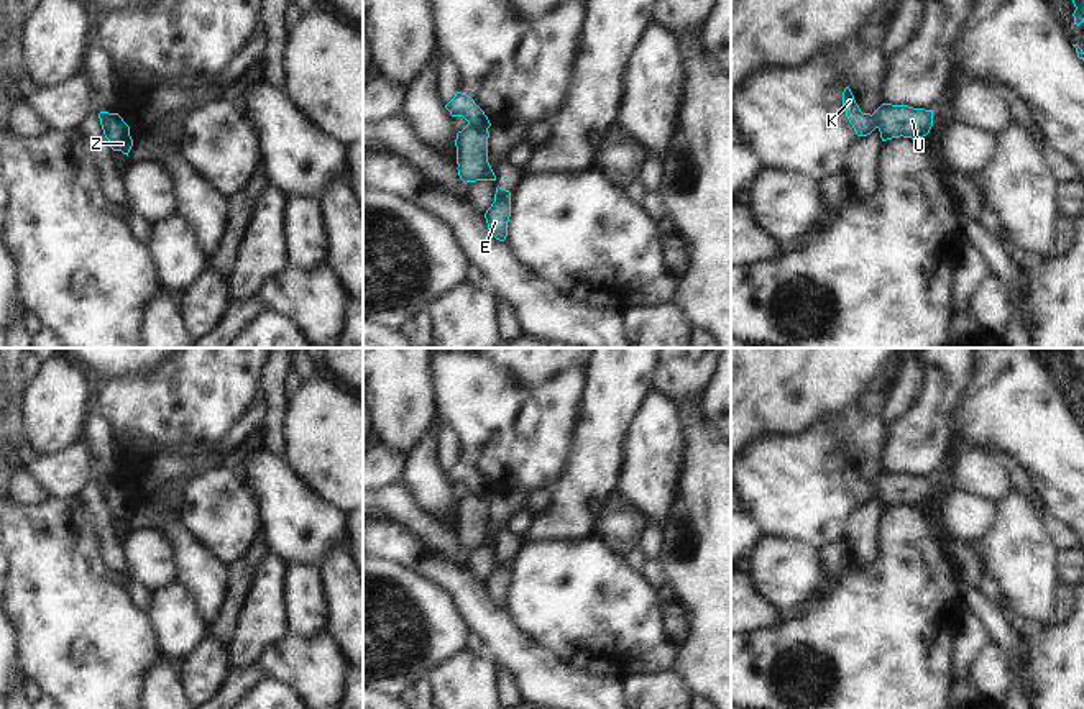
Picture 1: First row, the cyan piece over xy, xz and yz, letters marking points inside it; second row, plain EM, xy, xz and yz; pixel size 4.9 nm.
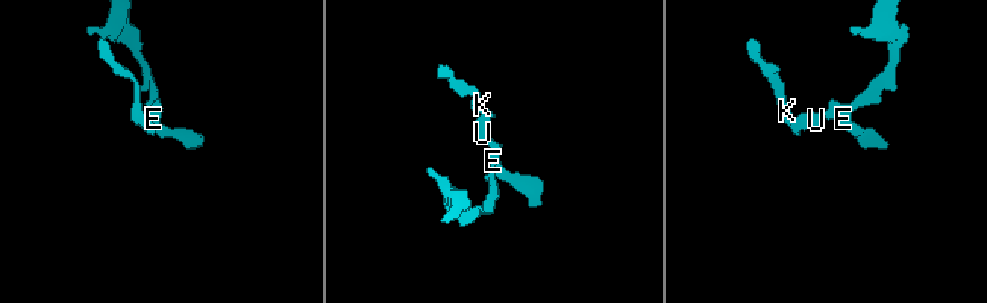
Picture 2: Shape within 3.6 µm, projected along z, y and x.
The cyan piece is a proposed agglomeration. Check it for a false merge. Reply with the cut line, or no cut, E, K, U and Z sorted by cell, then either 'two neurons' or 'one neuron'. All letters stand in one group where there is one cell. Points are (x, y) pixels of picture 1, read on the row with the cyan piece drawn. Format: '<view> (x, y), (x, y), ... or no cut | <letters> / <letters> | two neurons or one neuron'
xz (468, 122), (486, 130) | E U / K Z | two neurons

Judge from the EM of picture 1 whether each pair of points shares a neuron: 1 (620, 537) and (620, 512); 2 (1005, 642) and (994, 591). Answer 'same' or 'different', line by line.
1: same
2: same

